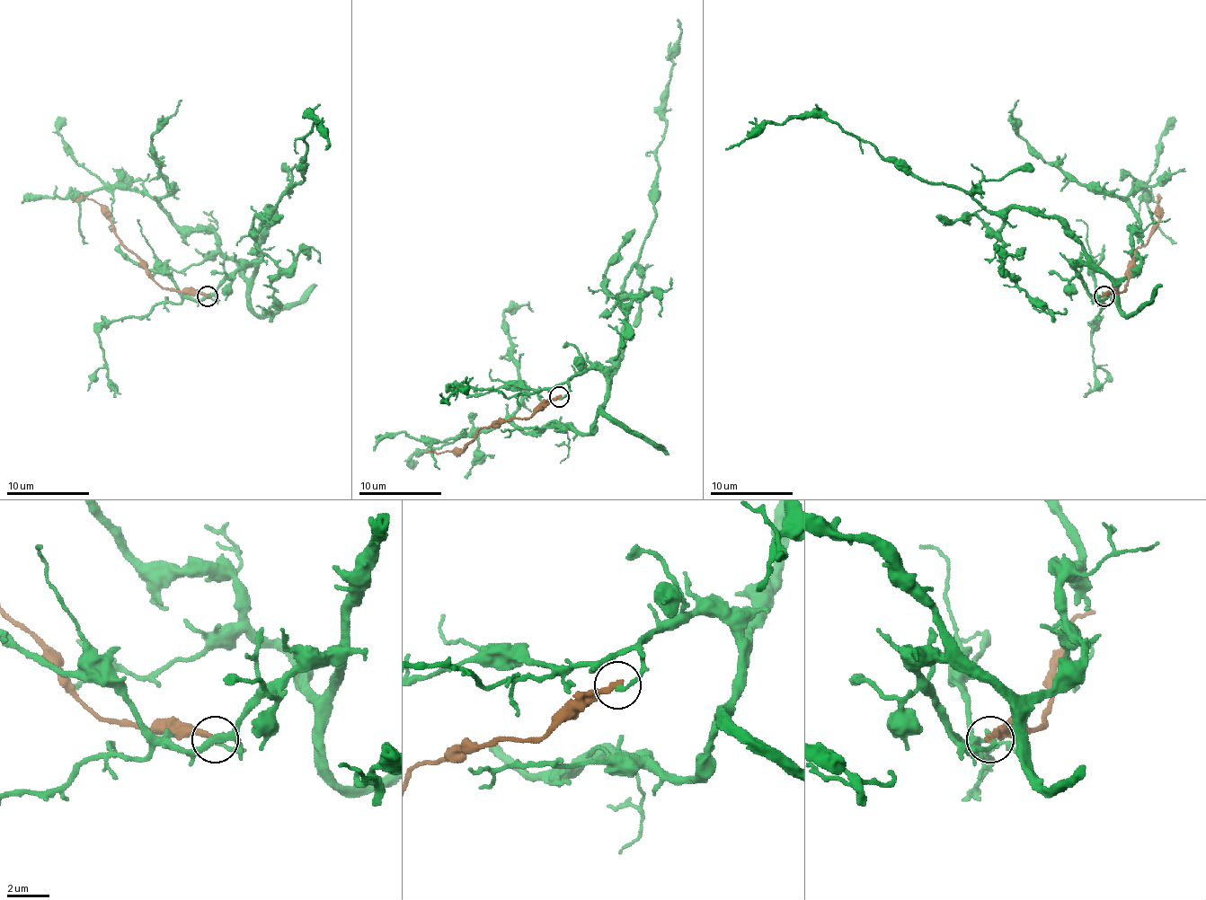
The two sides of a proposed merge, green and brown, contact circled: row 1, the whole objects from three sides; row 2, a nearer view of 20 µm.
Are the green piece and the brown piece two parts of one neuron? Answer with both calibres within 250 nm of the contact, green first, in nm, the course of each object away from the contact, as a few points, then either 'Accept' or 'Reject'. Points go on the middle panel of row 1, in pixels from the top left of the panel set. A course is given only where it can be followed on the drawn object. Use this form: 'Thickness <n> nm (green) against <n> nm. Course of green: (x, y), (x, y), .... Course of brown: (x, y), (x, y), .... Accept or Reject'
Thickness 190 nm (green) against 280 nm. Course of green: (560, 397), (578, 373), (598, 368), (609, 379), (621, 350), (625, 315), (617, 303), (654, 218), (677, 18). Course of brown: (560, 397), (547, 400), (528, 418), (495, 420), (463, 451), (423, 453). Reject

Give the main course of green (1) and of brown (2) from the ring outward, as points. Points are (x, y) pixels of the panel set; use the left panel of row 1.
1: (208, 295), (257, 258), (265, 211), (303, 180), (313, 116), (325, 149)
2: (208, 295), (164, 289), (119, 242), (110, 219), (102, 208), (84, 197), (72, 202)

